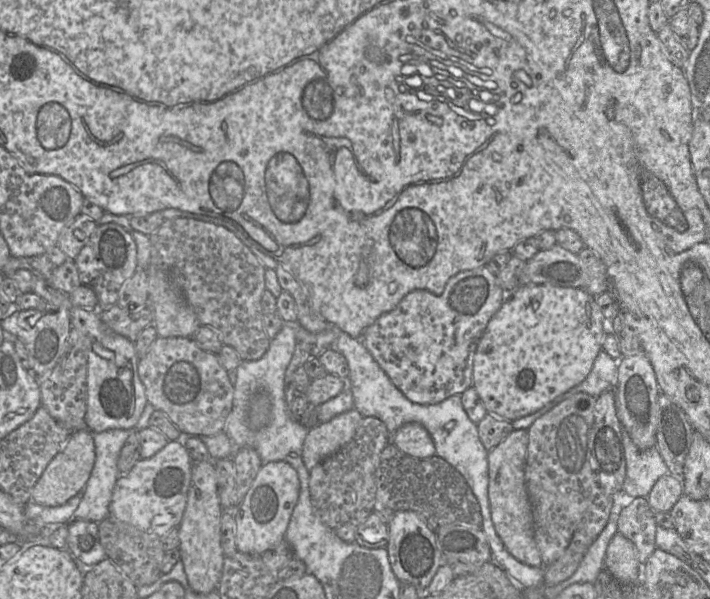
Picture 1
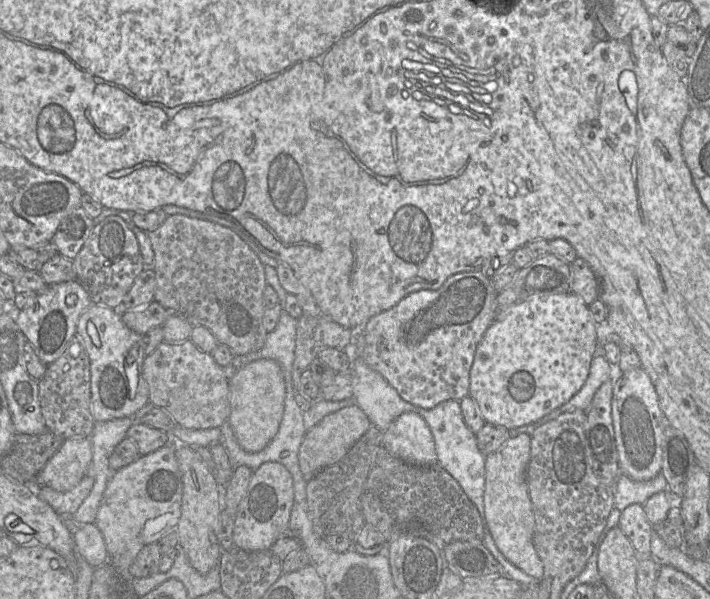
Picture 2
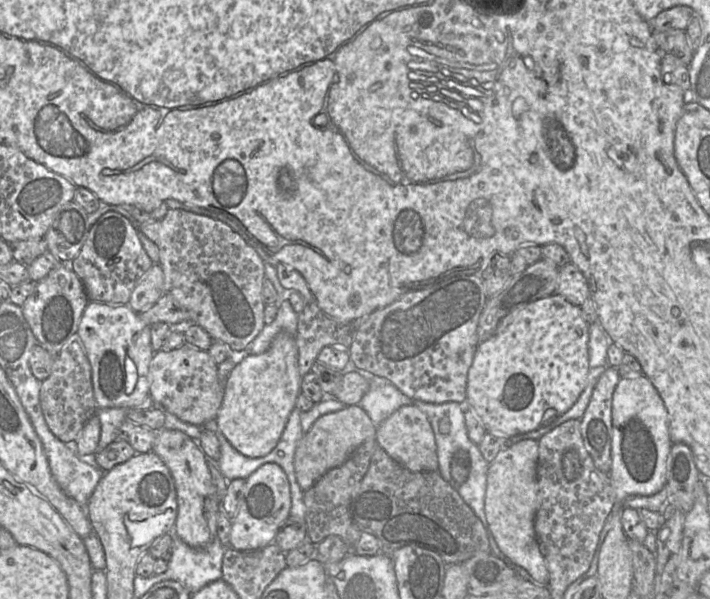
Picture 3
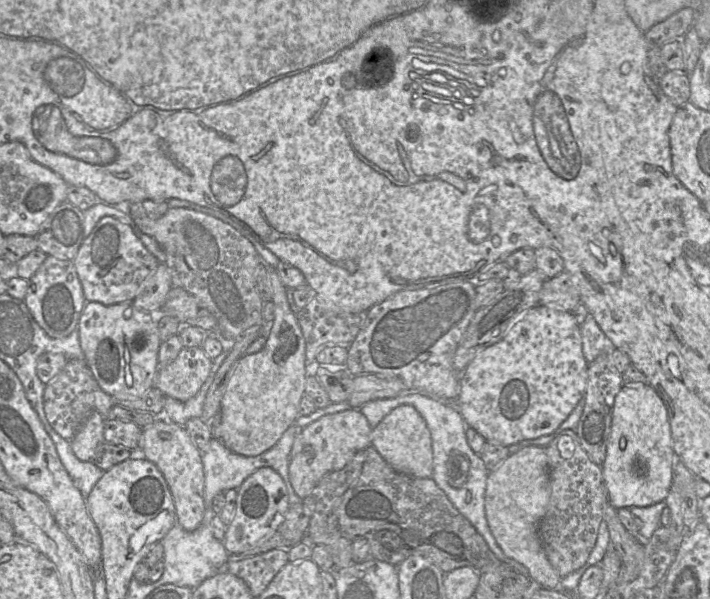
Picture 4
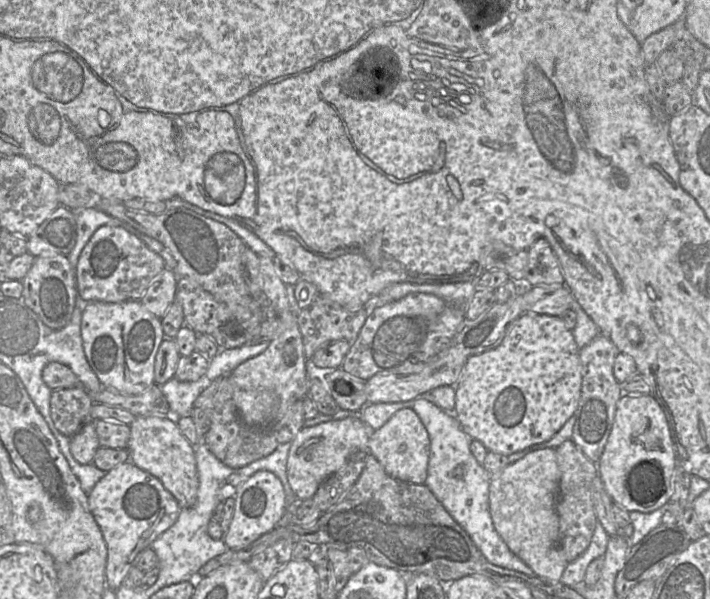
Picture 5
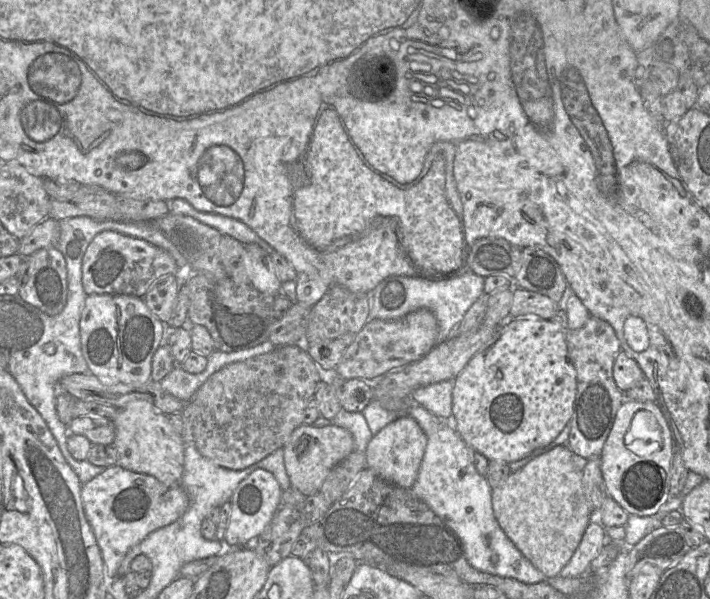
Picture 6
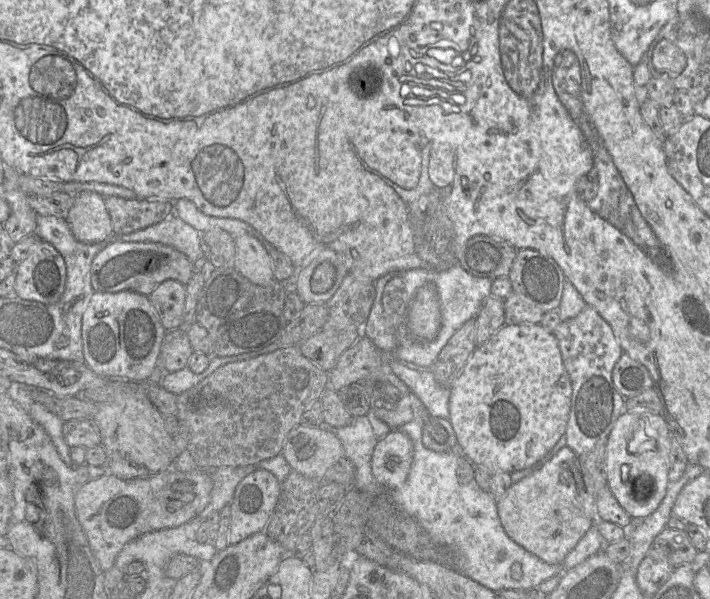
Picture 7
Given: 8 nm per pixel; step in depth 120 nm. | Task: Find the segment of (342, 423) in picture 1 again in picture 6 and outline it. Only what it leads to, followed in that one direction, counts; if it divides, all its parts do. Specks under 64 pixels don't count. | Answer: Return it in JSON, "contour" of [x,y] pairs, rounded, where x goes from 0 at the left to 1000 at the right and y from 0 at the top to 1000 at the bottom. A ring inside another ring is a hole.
{"contour":[[[425,708],[400,741],[400,773],[410,813],[430,828],[449,821],[465,786],[500,751],[496,725],[486,715]]]}

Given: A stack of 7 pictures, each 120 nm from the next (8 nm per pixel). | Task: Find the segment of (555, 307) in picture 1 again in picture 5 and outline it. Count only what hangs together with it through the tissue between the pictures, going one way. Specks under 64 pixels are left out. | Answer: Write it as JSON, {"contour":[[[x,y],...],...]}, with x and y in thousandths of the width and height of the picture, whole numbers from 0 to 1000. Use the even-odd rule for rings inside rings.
{"contour":[[[735,523],[721,539],[708,569],[700,579],[677,591],[662,594],[652,613],[651,623],[641,641],[641,684],[644,688],[644,699],[654,721],[656,721],[662,733],[677,736],[687,753],[713,761],[776,733],[810,689],[815,674],[820,644],[815,584],[806,551],[797,546],[794,536],[787,528]]]}

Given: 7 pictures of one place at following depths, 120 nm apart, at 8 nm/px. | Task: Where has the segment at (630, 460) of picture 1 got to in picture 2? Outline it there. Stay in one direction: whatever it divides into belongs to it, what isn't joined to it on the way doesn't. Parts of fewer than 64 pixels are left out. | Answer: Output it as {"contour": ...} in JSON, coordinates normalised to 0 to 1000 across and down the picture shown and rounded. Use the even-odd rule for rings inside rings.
{"contour":[[[930,788],[910,803],[894,803],[873,791],[865,808],[865,843],[872,853],[889,841],[907,841],[920,825],[939,818],[939,805]]]}

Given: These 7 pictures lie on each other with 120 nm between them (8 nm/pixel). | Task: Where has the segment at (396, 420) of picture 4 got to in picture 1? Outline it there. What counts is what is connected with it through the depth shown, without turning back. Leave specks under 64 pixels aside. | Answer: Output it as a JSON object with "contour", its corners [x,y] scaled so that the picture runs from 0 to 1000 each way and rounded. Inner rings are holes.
{"contour":[[[573,706],[563,713],[552,740],[570,758],[585,765],[606,765],[614,756],[604,721],[589,706]]]}

